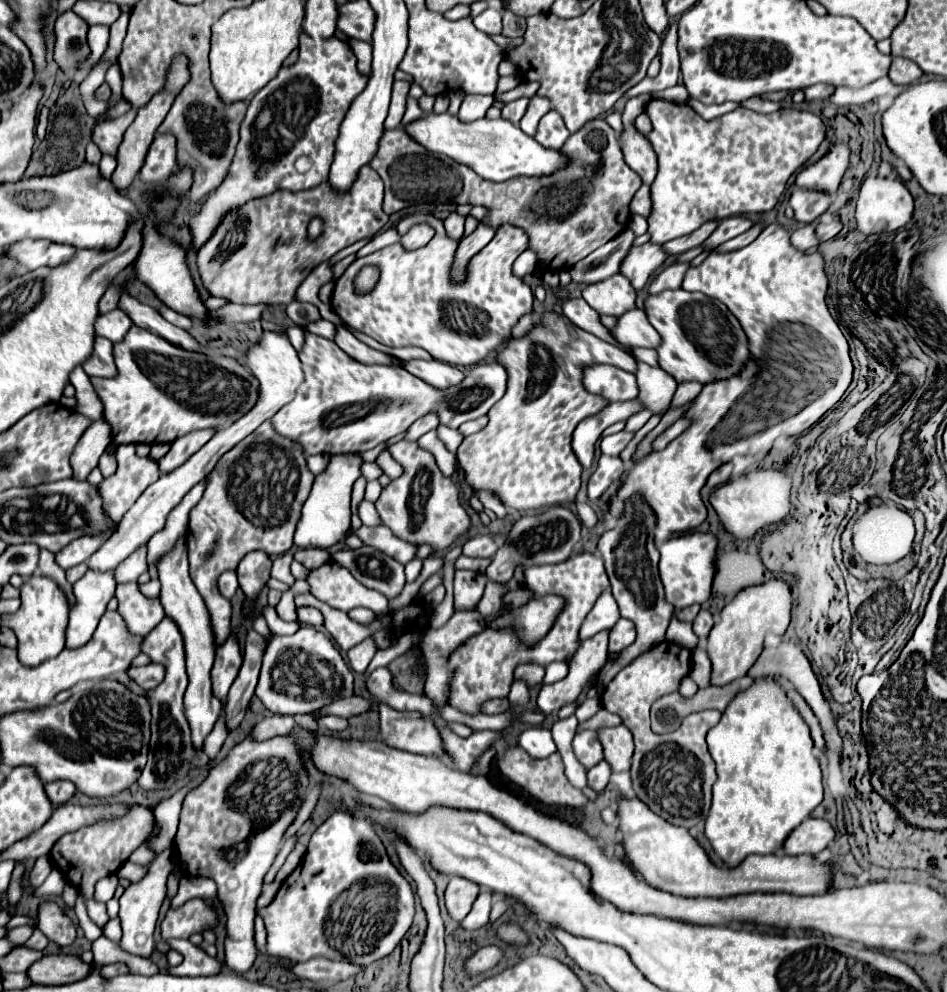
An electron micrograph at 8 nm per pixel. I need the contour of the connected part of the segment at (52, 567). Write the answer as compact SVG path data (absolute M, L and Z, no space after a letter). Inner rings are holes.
M41 549L37 571L39 574L51 578L58 584L65 592L70 607L74 604L75 598L72 594L71 585L67 582L65 570L63 571L63 569L55 562L55 554L48 550Z

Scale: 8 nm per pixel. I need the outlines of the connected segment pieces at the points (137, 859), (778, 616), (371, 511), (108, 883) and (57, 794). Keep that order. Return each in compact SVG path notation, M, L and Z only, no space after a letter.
M147 838L147 840L145 840L145 842L143 842L143 844L141 844L141 846L139 846L139 848L137 848L133 854L131 854L131 856L129 856L129 860L131 860L133 864L149 866L149 864L153 862L153 858L157 856L157 854L155 854L155 852L149 848L149 844L147 844L147 842L149 842L149 838Z
M773 578L773 580L765 582L765 584L741 590L721 610L719 620L715 622L715 626L711 628L711 632L707 636L707 654L711 658L711 678L709 678L709 684L711 686L725 686L725 684L729 684L729 682L745 676L749 672L749 668L755 664L755 660L759 658L759 654L761 654L765 634L773 632L773 634L783 636L785 630L787 630L787 626L789 626L789 622L791 622L791 588L787 586L787 582Z
M367 500L361 502L359 518L363 520L365 526L381 526L381 520L377 520L377 508L373 508L373 504L367 502Z
M113 874L113 876L107 876L107 878L101 878L101 880L95 884L95 900L99 900L99 902L111 900L113 894L115 894L117 884L119 884L119 880L117 880L115 874Z
M55 780L53 784L45 784L45 792L53 804L65 804L75 794L75 784L69 780Z

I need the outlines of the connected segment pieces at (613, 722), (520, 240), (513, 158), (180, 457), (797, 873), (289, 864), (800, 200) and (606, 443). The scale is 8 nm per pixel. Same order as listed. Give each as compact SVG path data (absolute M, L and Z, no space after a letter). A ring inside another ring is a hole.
M595 714L593 718L589 718L585 724L581 724L581 728L609 728L609 726L617 726L619 724L619 716L617 714Z
M411 214L397 224L397 230L407 232L421 222L435 230L431 242L417 250L405 250L401 242L395 242L365 258L357 258L335 284L331 298L333 310L349 326L373 336L385 346L419 346L431 352L433 358L455 366L479 364L511 338L511 328L521 316L533 314L535 296L511 270L515 258L527 250L529 238L521 228L501 226L489 242L489 248L483 248L483 252L471 260L469 278L453 286L449 282L449 270L459 242L445 234L443 222L431 214ZM367 264L381 266L381 278L371 294L357 296L353 278Z
M423 114L419 120L413 120L403 126L409 132L409 138L417 140L423 148L435 154L445 154L459 164L471 166L483 180L503 182L515 176L543 176L553 174L555 170L567 164L567 158L559 150L543 148L535 138L521 132L521 128L505 118L489 120L479 118L473 122L461 122L457 116L445 114Z
M217 428L211 430L195 430L189 432L187 436L181 436L179 440L173 442L171 450L165 454L165 458L159 460L159 468L163 474L179 468L181 464L185 464L205 442L211 440L211 436L217 432Z
M617 798L617 818L619 832L623 836L621 846L625 850L627 860L635 866L635 870L643 876L647 884L661 888L675 896L689 898L727 898L739 894L753 892L787 892L797 896L821 894L827 892L833 868L829 864L811 864L811 856L787 856L787 854L769 854L769 856L747 856L745 864L737 868L717 868L705 854L705 850L697 844L697 840L687 832L687 828L677 828L649 810L649 806L641 800L633 798Z
M297 844L297 848L287 856L283 868L281 868L279 874L277 874L277 880L279 880L279 882L283 882L283 880L285 880L285 878L287 878L287 876L297 868L297 866L299 866L303 854L305 854L305 846L303 846L303 844Z
M795 188L789 198L789 204L795 212L793 218L803 224L811 224L815 218L819 218L829 208L829 202L831 202L831 196L827 194L823 196L821 192L799 190L799 188Z
M623 430L616 434L605 436L605 438L601 438L599 448L601 448L601 452L607 454L607 456L619 456L619 452L628 445L634 437L634 434L635 433Z

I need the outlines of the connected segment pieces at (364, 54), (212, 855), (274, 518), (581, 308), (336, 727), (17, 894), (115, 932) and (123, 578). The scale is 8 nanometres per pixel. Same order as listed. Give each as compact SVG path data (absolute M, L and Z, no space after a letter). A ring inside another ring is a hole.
M351 40L349 44L357 56L357 70L361 70L361 74L369 76L369 72L371 72L371 48L369 48L369 44L359 42L359 40Z
M285 736L271 738L267 742L251 742L245 738L237 744L225 760L221 760L205 778L205 782L191 790L183 800L181 822L175 838L179 858L187 862L189 876L211 878L217 884L219 898L225 904L227 912L227 940L225 940L225 960L227 966L235 972L247 972L255 960L255 940L253 940L253 918L255 902L261 894L263 876L271 868L279 848L285 828L293 822L301 798L309 786L307 772L303 768L299 746Z
M269 420L225 452L213 472L207 476L203 498L191 512L187 548L191 580L209 610L215 646L221 646L231 634L231 604L218 590L219 576L225 570L237 568L239 560L251 550L281 556L293 546L293 532L301 518L301 508L309 496L313 480L315 476L305 464L301 446L273 432ZM285 486L297 486L287 510Z
M565 298L561 306L563 306L563 314L575 326L579 326L579 328L583 328L583 330L587 330L587 332L611 342L611 344L617 344L613 340L613 336L609 334L609 330L603 324L599 324L599 314L593 308L589 308L589 304L583 298L575 298L575 300L573 298Z
M323 716L323 718L319 718L319 722L331 732L343 732L349 728L349 722L345 718L339 718L339 716Z
M17 864L17 868L13 870L9 890L7 890L7 906L15 906L21 900L21 874L23 874L23 868L21 864Z
M117 918L109 920L109 922L105 924L105 928L101 928L101 930L103 930L103 936L105 936L105 938L109 938L109 940L113 940L113 942L119 942L119 940L121 940L121 922L119 922Z
M141 548L139 552L131 554L129 560L125 560L121 566L117 566L117 570L113 572L117 584L137 582L137 578L139 578L143 572L147 572L147 560L145 560L145 556L147 556L147 552Z

